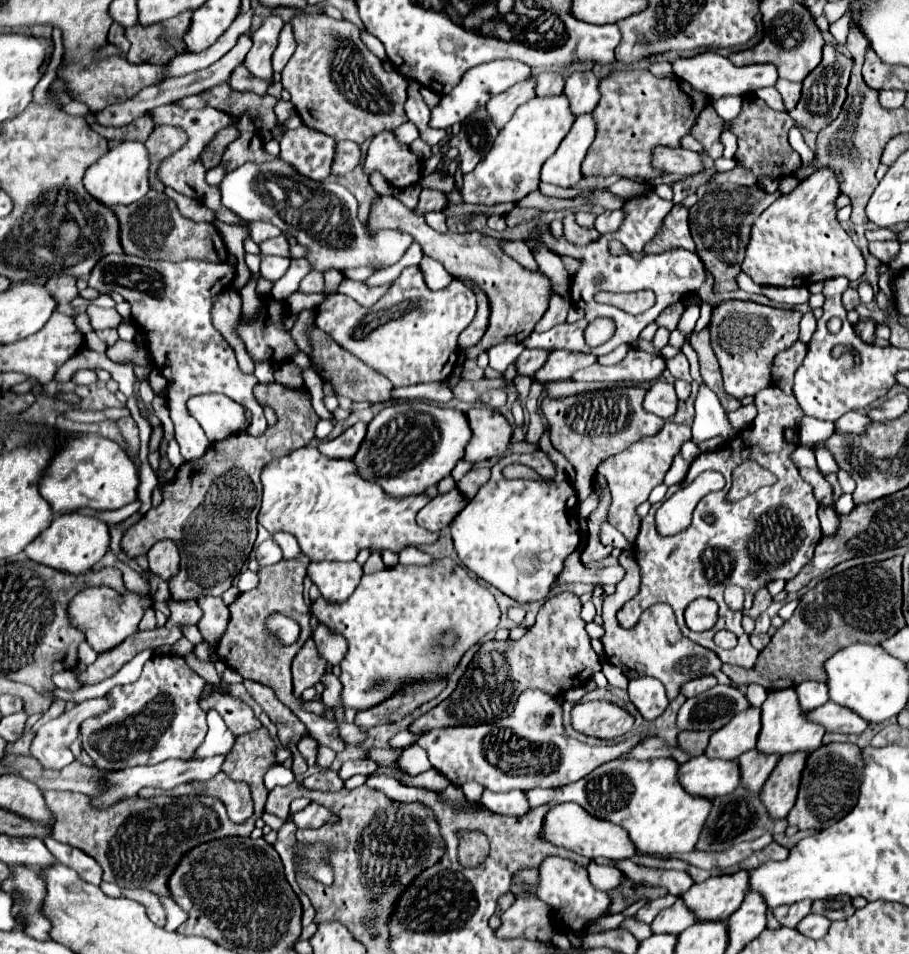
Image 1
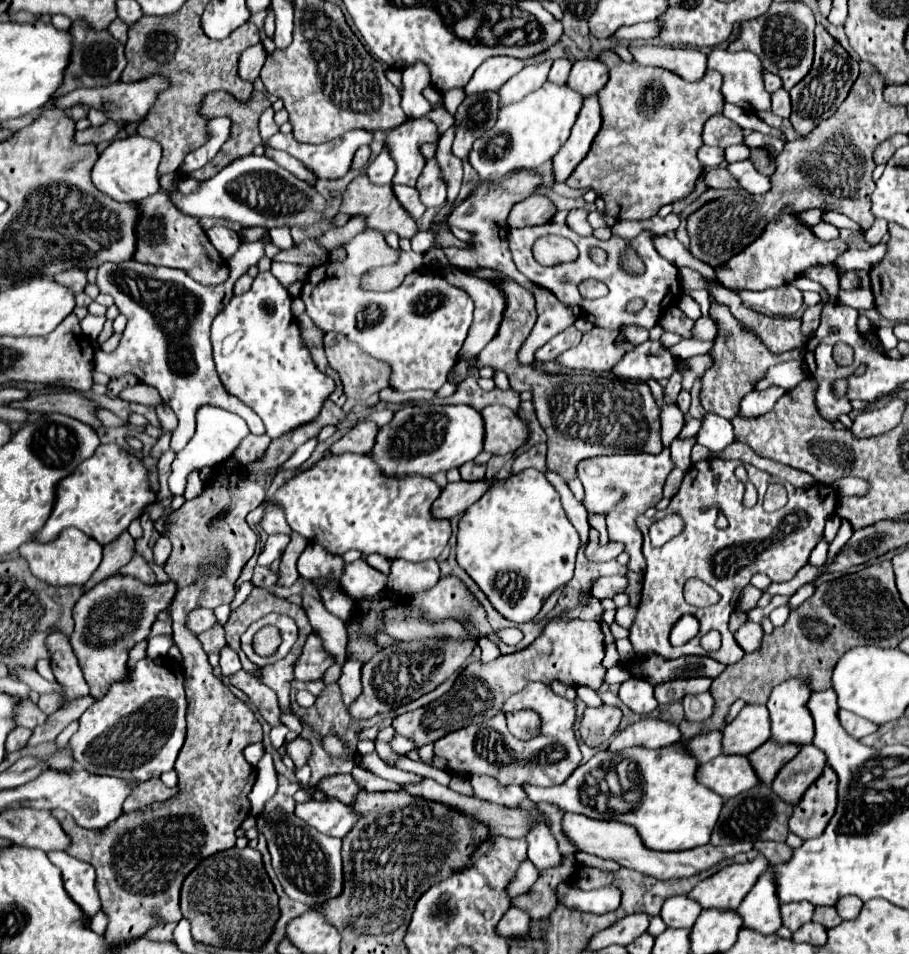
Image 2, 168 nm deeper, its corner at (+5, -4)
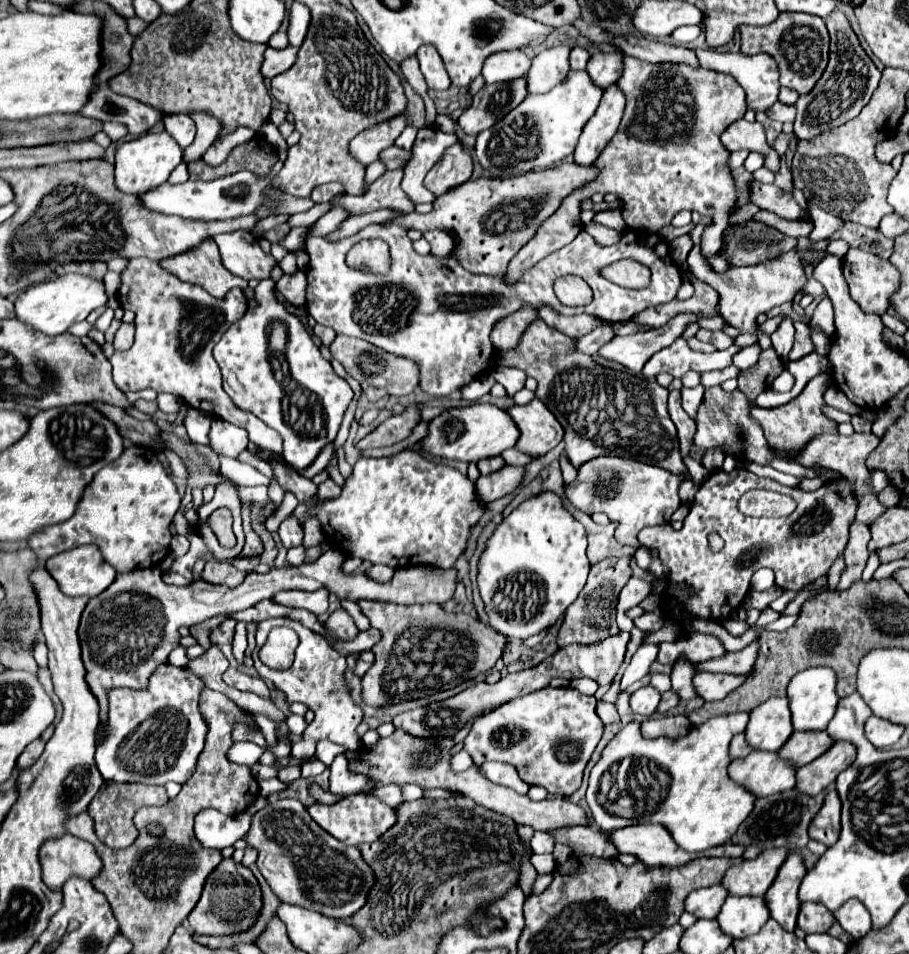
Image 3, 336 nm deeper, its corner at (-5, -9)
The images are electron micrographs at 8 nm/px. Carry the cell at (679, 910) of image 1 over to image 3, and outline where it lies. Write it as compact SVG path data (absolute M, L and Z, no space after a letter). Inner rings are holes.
M721 883L703 887L703 889L695 889L689 893L685 901L685 911L693 913L697 919L713 919L719 915L719 909L727 897L729 893Z

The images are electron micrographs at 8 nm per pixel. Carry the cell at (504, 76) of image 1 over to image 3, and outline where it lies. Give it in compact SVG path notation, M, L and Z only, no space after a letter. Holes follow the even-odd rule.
M521 49L493 53L483 63L483 77L485 77L485 83L513 81L517 77L527 75L529 67L531 67L531 59Z

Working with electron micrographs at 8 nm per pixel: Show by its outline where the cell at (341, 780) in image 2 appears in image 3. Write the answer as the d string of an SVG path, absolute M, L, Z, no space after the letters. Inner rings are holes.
M387 785L387 787L375 789L373 795L379 797L383 803L387 803L387 805L391 805L391 807L399 807L399 805L405 803L403 791L401 791L401 787L397 787L397 785Z

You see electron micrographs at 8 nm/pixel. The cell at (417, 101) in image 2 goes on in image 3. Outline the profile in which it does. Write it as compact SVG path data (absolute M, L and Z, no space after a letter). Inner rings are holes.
M421 45L417 51L417 59L421 63L421 71L425 75L429 89L435 89L435 91L449 89L449 85L451 85L449 75L447 75L445 65L433 45Z

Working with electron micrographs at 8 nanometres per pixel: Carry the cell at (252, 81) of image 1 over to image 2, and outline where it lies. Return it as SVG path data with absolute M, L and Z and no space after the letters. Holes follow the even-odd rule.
M261 44L249 46L239 58L239 76L247 82L255 82L259 78L263 64L265 64L265 58L267 58L267 54Z

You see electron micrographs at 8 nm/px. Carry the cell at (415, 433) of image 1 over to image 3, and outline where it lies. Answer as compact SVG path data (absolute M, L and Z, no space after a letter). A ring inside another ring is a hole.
M473 403L467 407L449 409L429 423L429 435L423 439L425 451L451 461L477 463L485 457L501 455L513 447L519 439L519 427L511 421L511 415L491 403Z

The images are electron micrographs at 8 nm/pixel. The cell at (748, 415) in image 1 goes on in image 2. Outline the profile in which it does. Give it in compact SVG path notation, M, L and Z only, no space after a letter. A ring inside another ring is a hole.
M767 388L761 392L749 392L743 400L741 400L741 408L739 414L741 418L753 418L753 416L761 416L765 412L769 412L775 402L785 394L783 388Z

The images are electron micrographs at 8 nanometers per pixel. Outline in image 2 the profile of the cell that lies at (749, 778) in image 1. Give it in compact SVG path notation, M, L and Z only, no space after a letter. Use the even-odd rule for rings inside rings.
M767 740L763 746L759 746L755 752L751 752L747 758L753 766L753 770L759 776L761 784L771 784L777 772L799 752L799 746L785 744L779 746L773 740Z

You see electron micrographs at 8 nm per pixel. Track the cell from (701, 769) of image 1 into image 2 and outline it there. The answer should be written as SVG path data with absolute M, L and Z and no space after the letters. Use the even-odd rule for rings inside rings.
M717 756L709 764L701 764L697 770L697 782L705 784L721 798L733 798L759 784L745 756Z

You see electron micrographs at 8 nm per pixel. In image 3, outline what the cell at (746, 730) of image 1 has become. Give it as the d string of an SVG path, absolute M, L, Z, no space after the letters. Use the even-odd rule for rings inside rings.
M773 697L767 703L761 703L757 709L753 709L751 721L745 729L749 745L753 745L755 749L761 749L761 751L779 751L785 745L785 741L791 737L791 733L793 733L791 711L789 711L787 697Z

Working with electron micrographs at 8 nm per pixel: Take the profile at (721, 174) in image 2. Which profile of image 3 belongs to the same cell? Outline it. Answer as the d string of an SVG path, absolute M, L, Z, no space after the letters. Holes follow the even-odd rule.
M753 181L751 203L789 221L809 221L807 211L793 199L793 195L779 189L777 185L763 185L763 183Z

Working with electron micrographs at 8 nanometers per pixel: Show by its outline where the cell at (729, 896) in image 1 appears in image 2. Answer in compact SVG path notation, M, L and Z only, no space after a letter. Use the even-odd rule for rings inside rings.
M757 856L747 864L731 864L721 872L699 882L687 896L697 900L703 908L729 908L737 910L745 894L753 888L757 878L765 872L765 856Z

